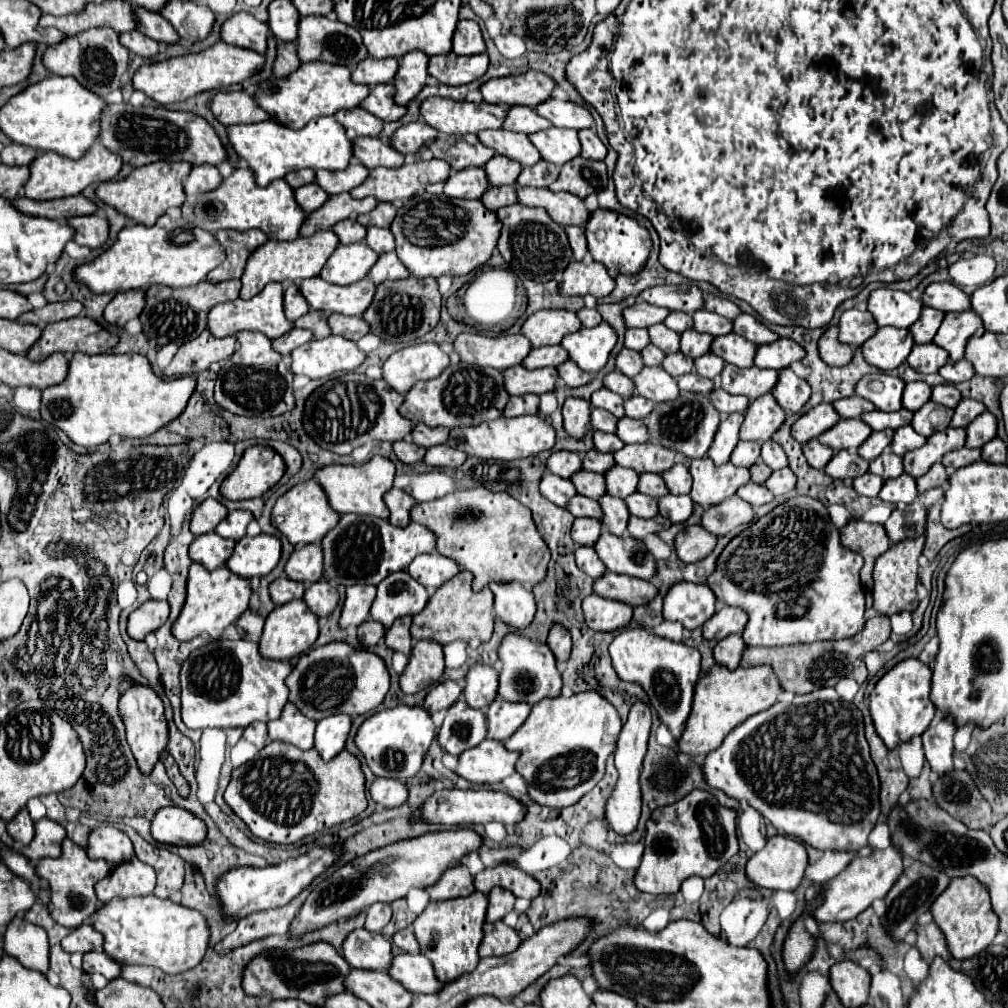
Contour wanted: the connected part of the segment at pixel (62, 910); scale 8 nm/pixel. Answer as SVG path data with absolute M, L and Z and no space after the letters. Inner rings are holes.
M70 839L62 841L62 855L58 859L40 859L36 863L38 877L46 879L50 885L50 917L68 929L76 929L96 911L98 899L94 893L94 885L110 873L110 865L106 861L92 861L86 855L86 849L70 843Z

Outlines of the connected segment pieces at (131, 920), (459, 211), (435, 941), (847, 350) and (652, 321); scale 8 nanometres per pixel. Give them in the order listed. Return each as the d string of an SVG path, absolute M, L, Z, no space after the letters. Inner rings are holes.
M156 895L110 899L96 913L98 919L92 927L104 935L104 953L118 963L150 965L172 975L196 967L208 949L210 933L202 913L170 899L158 899Z
M422 193L398 209L390 231L396 237L396 253L414 277L468 275L482 267L496 249L500 219L476 199L450 199L446 195Z
M476 891L468 897L430 903L412 923L414 935L420 943L420 953L432 961L438 981L452 983L460 975L476 969L480 961L478 945L482 941L482 925L484 925L486 907L488 907L488 897Z
M828 327L824 331L824 335L818 341L818 349L820 349L820 357L832 367L834 365L844 367L854 357L854 347L838 341L838 327Z
M638 301L632 307L628 307L624 311L624 319L626 319L626 327L652 327L658 323L664 323L664 319L668 317L670 311L662 309L662 307L650 307L650 303L646 301Z

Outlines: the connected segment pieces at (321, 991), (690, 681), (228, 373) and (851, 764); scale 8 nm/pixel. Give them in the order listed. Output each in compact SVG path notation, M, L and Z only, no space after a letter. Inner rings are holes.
M324 941L304 945L288 951L264 951L258 953L242 973L242 989L246 995L260 999L300 999L310 1005L320 1005L328 995L344 991L344 979L350 973L346 959Z
M642 627L624 629L620 635L616 635L616 639L610 645L610 657L620 679L638 683L646 691L650 705L658 711L658 719L666 723L672 737L678 741L686 727L686 719L692 709L694 687L700 677L698 649L656 637Z
M242 331L236 335L236 353L222 365L218 373L214 399L220 407L234 415L246 417L276 417L296 407L292 391L292 371L282 363L282 355L272 349L272 341L258 331Z
M834 687L798 695L792 703L776 703L774 707L782 707L778 719L766 719L766 723L762 723L766 711L748 717L728 733L718 749L704 757L700 765L704 781L724 791L728 797L746 801L758 809L778 833L798 837L820 851L850 851L858 855L862 849L870 847L868 835L880 815L880 783L870 759L870 747L864 739L860 709L854 703L842 701Z

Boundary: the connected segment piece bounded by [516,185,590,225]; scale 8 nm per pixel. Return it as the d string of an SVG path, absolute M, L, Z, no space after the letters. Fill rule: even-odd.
M516 185L518 189L518 199L522 205L530 205L530 207L542 207L548 211L548 215L558 221L560 225L584 225L588 219L590 219L590 211L586 209L584 201L578 199L576 195L570 195L570 193L552 193L550 189L536 189L536 187L520 187Z

